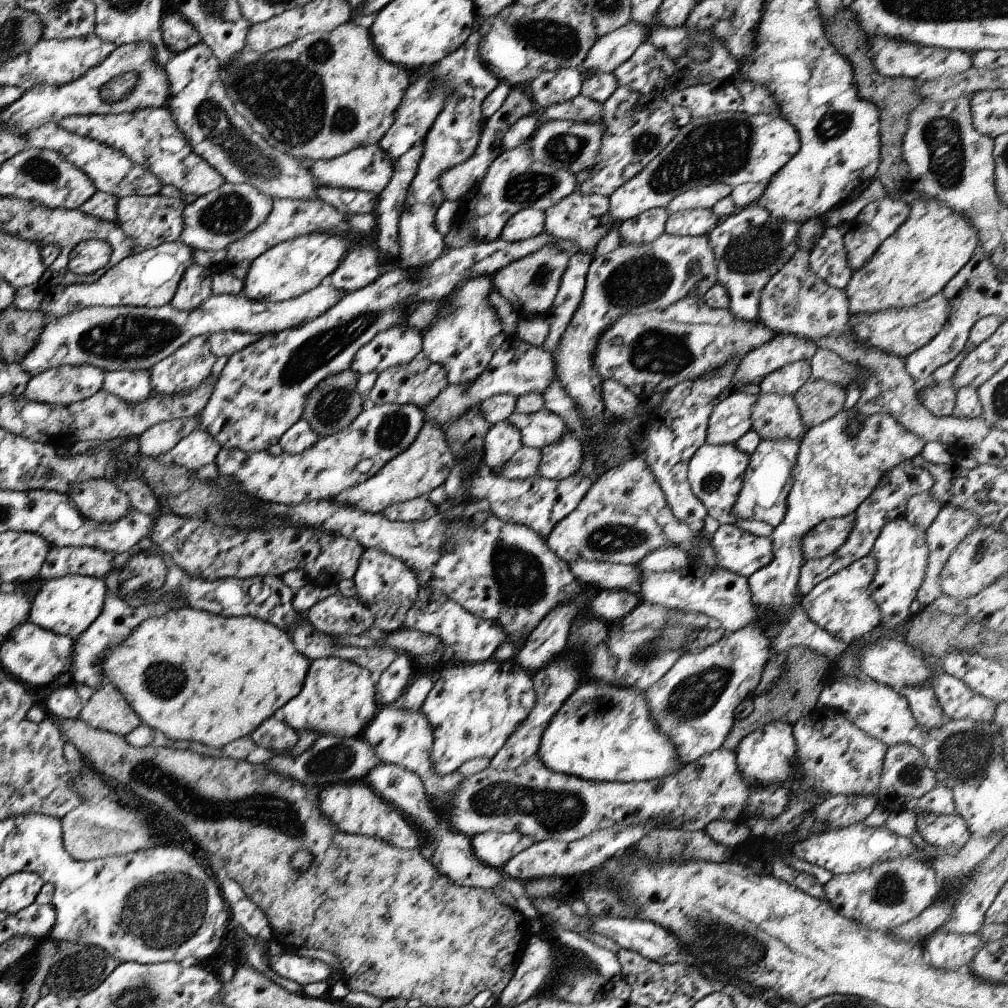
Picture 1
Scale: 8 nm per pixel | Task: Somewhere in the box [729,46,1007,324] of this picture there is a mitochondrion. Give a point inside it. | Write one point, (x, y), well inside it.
(942, 136)

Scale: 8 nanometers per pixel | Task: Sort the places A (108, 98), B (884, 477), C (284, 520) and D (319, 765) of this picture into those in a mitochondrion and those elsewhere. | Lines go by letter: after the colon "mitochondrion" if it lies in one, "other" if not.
A: other
B: other
C: other
D: mitochondrion

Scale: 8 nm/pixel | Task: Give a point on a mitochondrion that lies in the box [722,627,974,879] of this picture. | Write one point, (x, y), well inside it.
(911, 776)

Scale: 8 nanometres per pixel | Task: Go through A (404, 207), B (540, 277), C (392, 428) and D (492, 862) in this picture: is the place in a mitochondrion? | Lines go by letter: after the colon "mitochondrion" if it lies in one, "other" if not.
A: other
B: mitochondrion
C: mitochondrion
D: other

